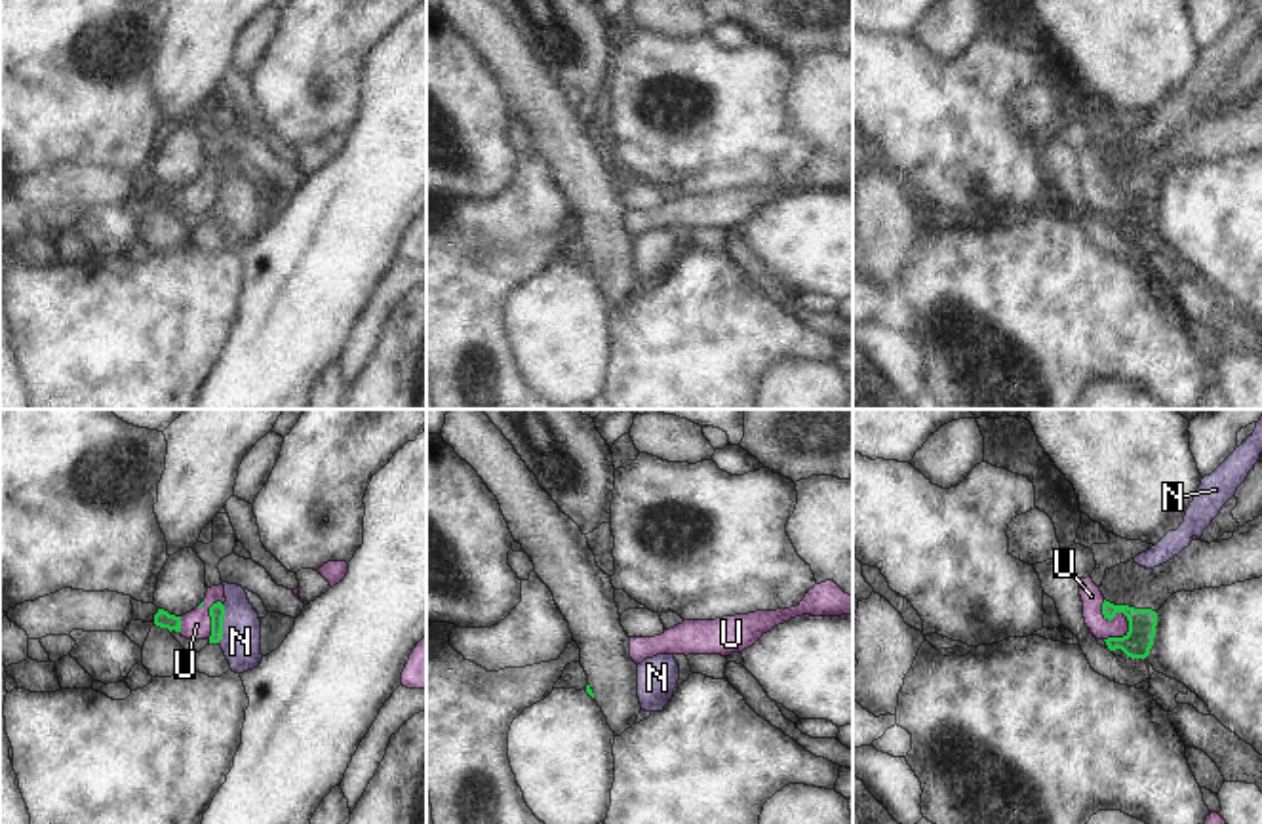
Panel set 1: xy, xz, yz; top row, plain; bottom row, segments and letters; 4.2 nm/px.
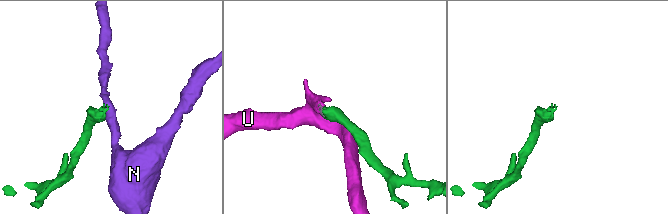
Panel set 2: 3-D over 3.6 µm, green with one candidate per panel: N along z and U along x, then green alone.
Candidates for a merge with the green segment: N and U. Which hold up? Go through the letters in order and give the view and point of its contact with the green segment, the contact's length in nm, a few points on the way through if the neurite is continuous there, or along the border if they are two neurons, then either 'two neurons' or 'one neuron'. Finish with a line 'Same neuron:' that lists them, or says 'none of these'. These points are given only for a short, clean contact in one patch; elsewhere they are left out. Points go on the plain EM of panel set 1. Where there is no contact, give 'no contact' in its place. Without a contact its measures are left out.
N: meets green in xy at (221, 196); contact 170 nm long; border along xy (223, 177), (223, 210), (217, 215); two neurons
U: meets green in yz at (1118, 185); contact 190 nm long; runs through yz (1139, 214), (1118, 185), (1108, 193), (1091, 170); one neuron
Same neuron: U

